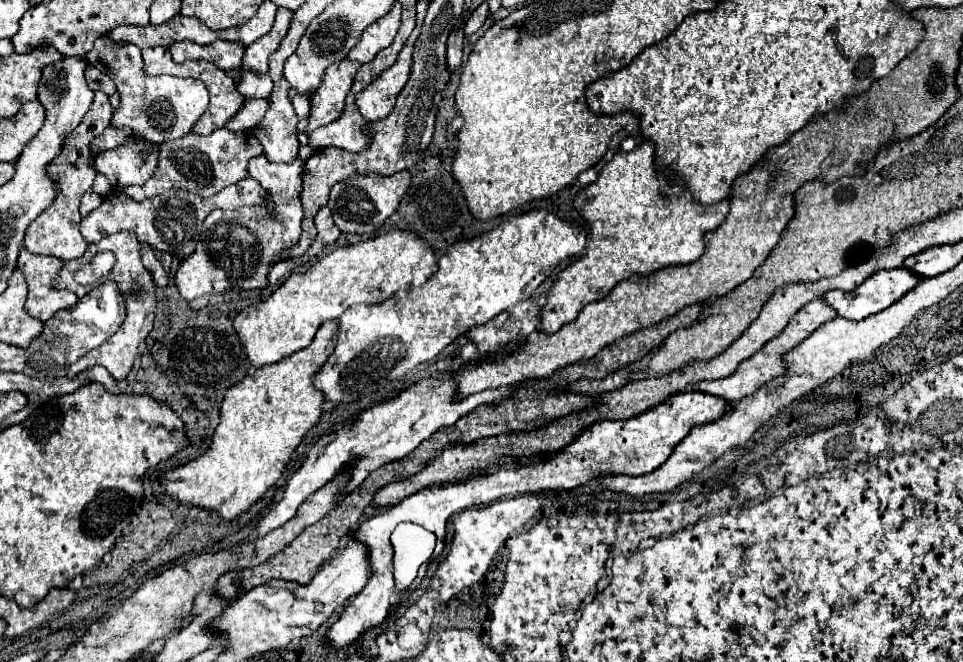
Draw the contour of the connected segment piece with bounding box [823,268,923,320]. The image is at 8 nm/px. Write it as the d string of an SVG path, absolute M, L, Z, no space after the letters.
M895 268L895 270L881 270L875 272L871 278L867 278L857 290L853 292L843 292L843 290L831 290L827 292L823 298L829 306L833 306L837 310L839 316L847 318L847 320L863 320L871 314L877 314L879 310L885 310L887 306L891 306L893 302L897 302L899 298L903 298L909 290L913 290L923 278L919 278L917 274L911 274L911 270L903 270L903 268Z

